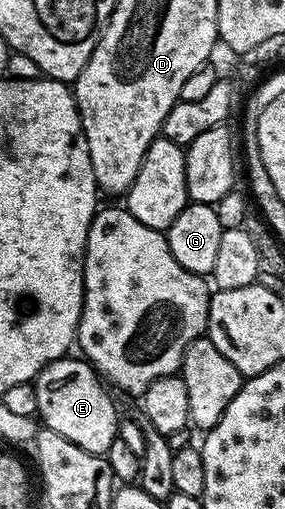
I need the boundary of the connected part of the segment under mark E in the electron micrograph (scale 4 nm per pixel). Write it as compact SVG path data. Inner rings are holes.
M65 355L58 361L50 362L34 378L39 420L43 428L58 431L58 435L70 439L70 443L91 453L107 454L110 443L118 439L116 405L112 402L112 397L108 394L109 386L102 380L100 373L87 360L72 356Z

